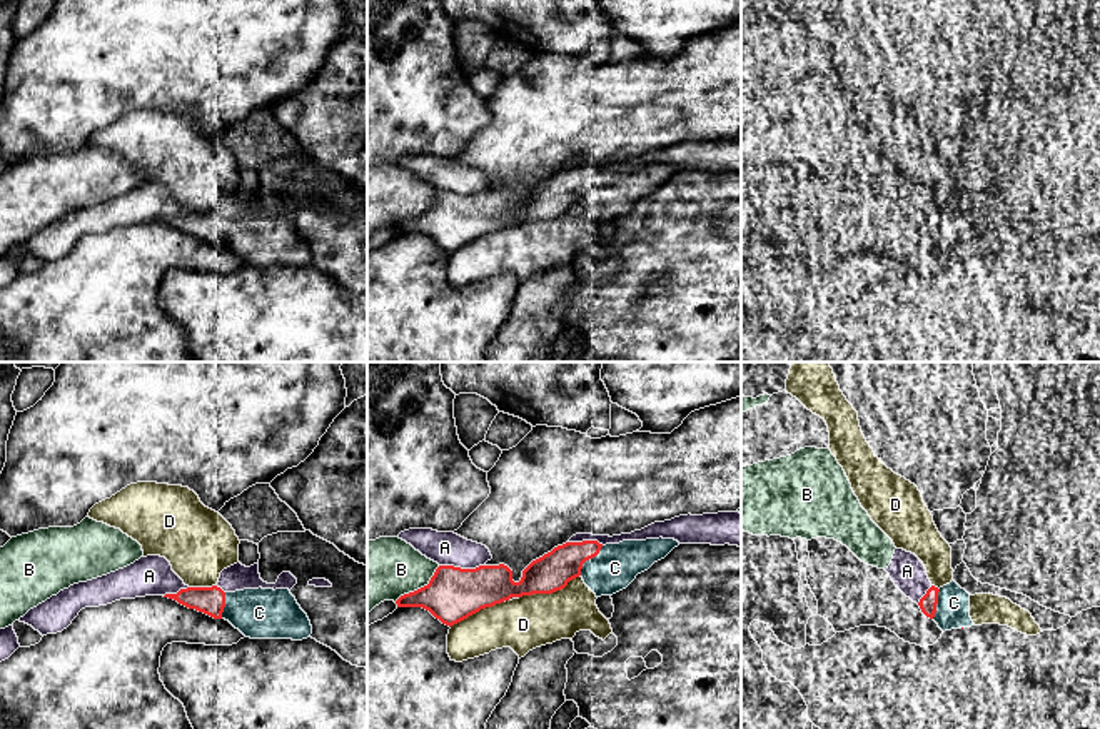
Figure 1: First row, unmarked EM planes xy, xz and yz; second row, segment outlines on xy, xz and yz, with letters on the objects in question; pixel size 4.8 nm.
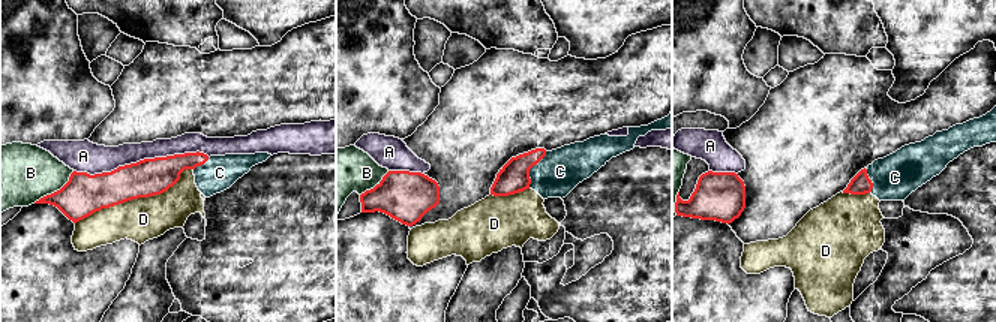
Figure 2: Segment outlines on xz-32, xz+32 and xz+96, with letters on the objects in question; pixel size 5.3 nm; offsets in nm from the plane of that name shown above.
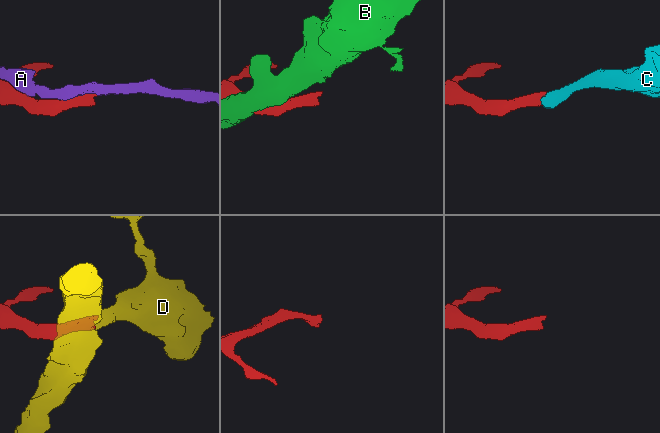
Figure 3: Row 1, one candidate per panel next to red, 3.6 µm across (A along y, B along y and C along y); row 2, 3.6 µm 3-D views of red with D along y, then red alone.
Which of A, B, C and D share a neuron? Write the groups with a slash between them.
A / B / C / D

